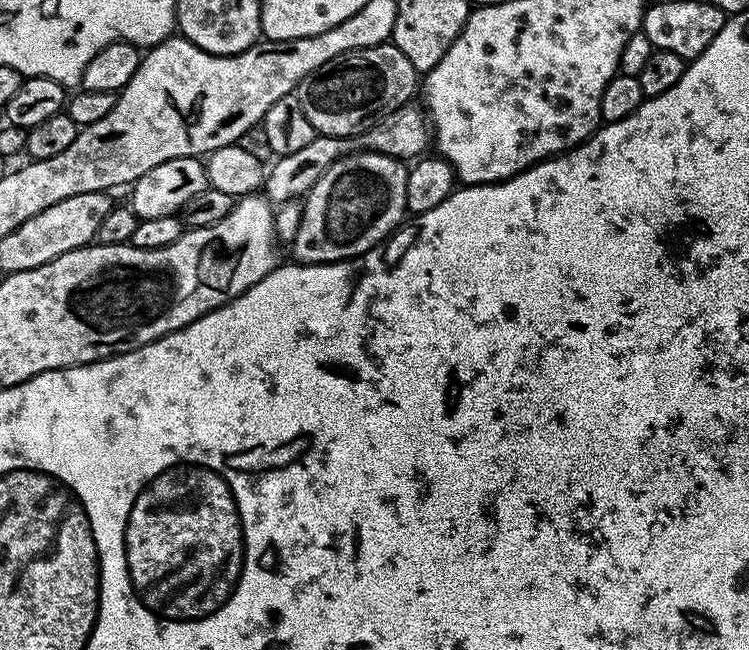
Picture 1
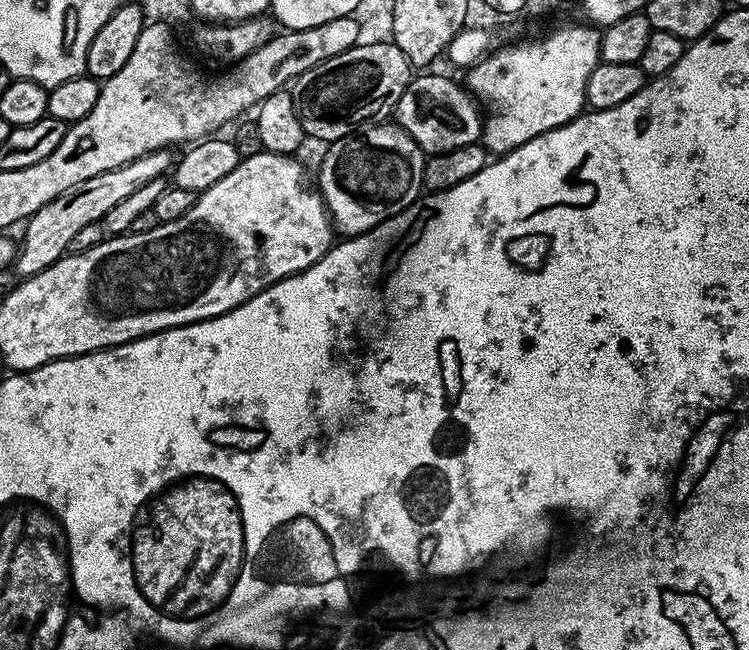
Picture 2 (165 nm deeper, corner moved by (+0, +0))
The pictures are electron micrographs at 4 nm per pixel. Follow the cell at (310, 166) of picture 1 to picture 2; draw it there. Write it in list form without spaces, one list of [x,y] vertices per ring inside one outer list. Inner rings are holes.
[[[413,75],[394,113],[399,124],[426,154],[449,152],[475,144],[482,136],[482,108],[467,87],[455,84],[448,76]]]

